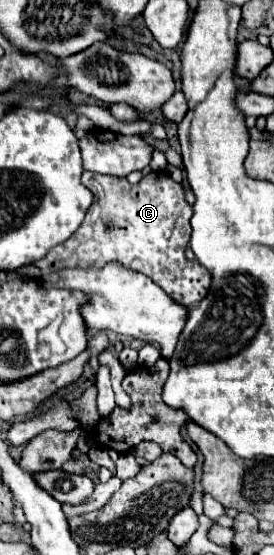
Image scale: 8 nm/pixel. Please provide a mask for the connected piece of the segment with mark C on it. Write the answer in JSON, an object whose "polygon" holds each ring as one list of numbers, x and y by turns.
{"polygon":[[85,171,83,185,87,185,97,197,87,211,85,221,75,235,71,235,63,245,55,245,47,257,33,265,43,273,53,273,69,267,101,267,107,261,119,261,125,267,151,277,175,303,183,307,193,307,207,295,211,273,197,261,185,259,193,205,185,201,185,189,181,183,173,181,163,171,147,173,137,185,129,185,127,179]]}

